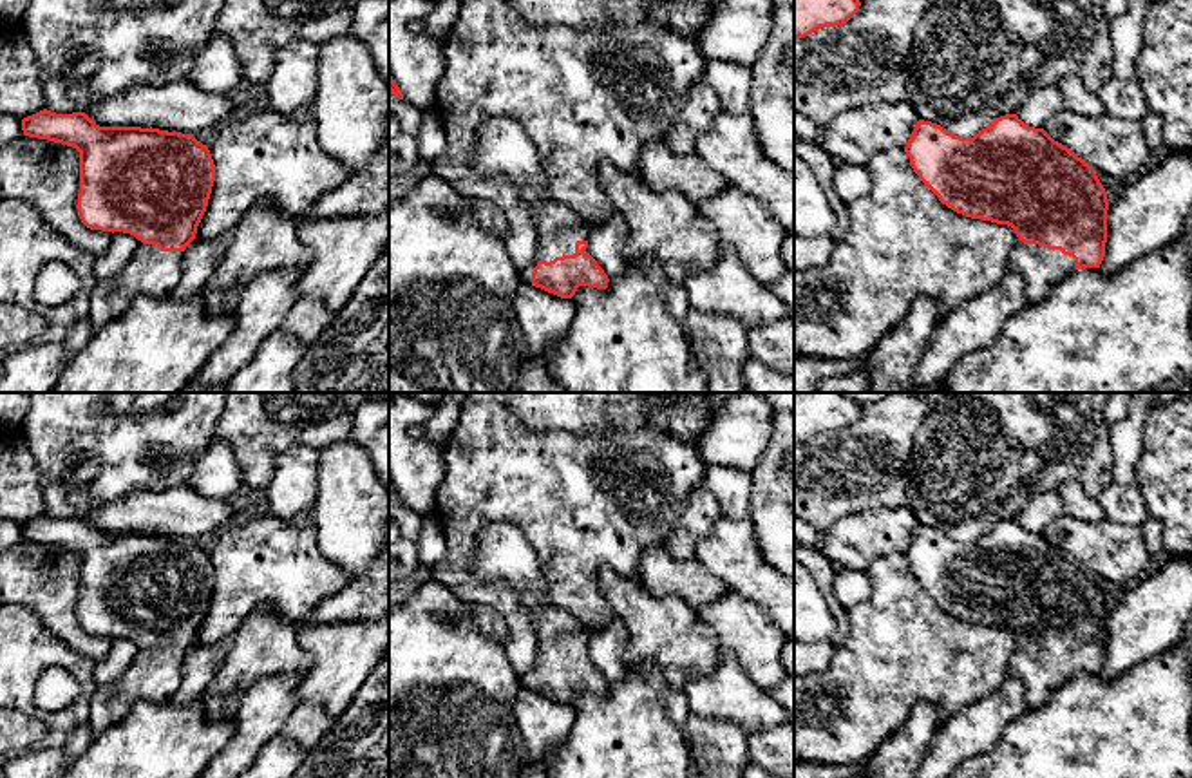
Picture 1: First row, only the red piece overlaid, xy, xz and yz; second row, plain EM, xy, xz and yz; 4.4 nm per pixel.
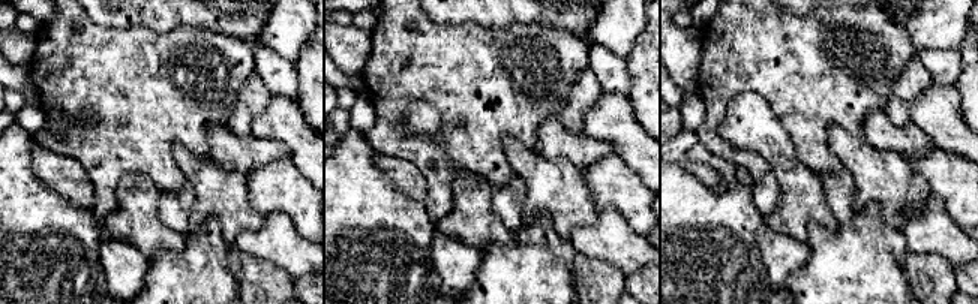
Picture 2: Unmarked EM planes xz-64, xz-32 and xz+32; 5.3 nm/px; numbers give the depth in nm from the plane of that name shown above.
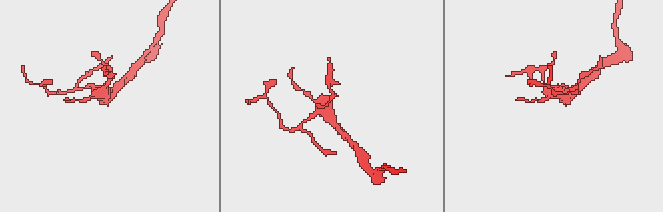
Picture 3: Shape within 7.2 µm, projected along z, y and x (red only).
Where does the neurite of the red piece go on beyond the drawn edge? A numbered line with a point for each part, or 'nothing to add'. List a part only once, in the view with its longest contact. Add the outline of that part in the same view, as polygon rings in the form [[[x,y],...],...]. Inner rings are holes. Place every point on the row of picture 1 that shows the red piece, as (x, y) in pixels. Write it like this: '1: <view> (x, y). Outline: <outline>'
1: xz (501, 149). Outline: [[[488,119],[478,132],[470,165],[481,176],[506,177],[528,203],[539,242],[534,262],[519,270],[521,282],[532,284],[532,271],[539,261],[573,255],[575,242],[588,241],[590,223],[546,195],[535,147],[516,121]]]

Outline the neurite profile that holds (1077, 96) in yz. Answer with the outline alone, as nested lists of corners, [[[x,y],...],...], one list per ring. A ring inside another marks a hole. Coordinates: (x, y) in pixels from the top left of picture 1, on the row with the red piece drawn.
[[[1078,74],[1064,76],[1056,81],[1056,87],[1062,92],[1065,109],[1073,114],[1082,114],[1087,118],[1098,118],[1105,112],[1098,92],[1093,92]]]

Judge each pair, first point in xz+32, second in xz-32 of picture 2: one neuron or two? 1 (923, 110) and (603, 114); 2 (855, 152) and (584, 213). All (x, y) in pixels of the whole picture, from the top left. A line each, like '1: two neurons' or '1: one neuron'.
1: one neuron
2: one neuron

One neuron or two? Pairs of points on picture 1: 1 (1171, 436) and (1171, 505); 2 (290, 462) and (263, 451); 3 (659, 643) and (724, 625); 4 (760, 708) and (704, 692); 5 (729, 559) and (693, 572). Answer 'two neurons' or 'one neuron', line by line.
1: one neuron
2: two neurons
3: two neurons
4: one neuron
5: two neurons

